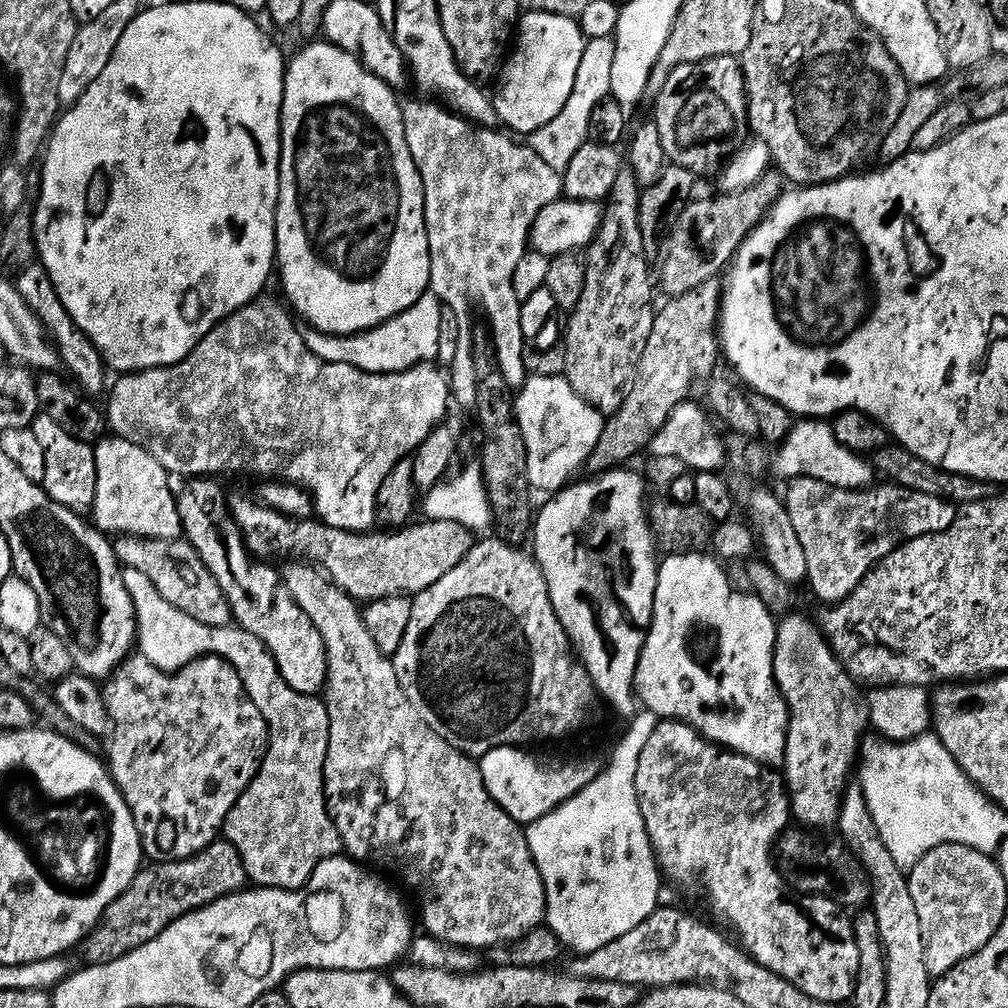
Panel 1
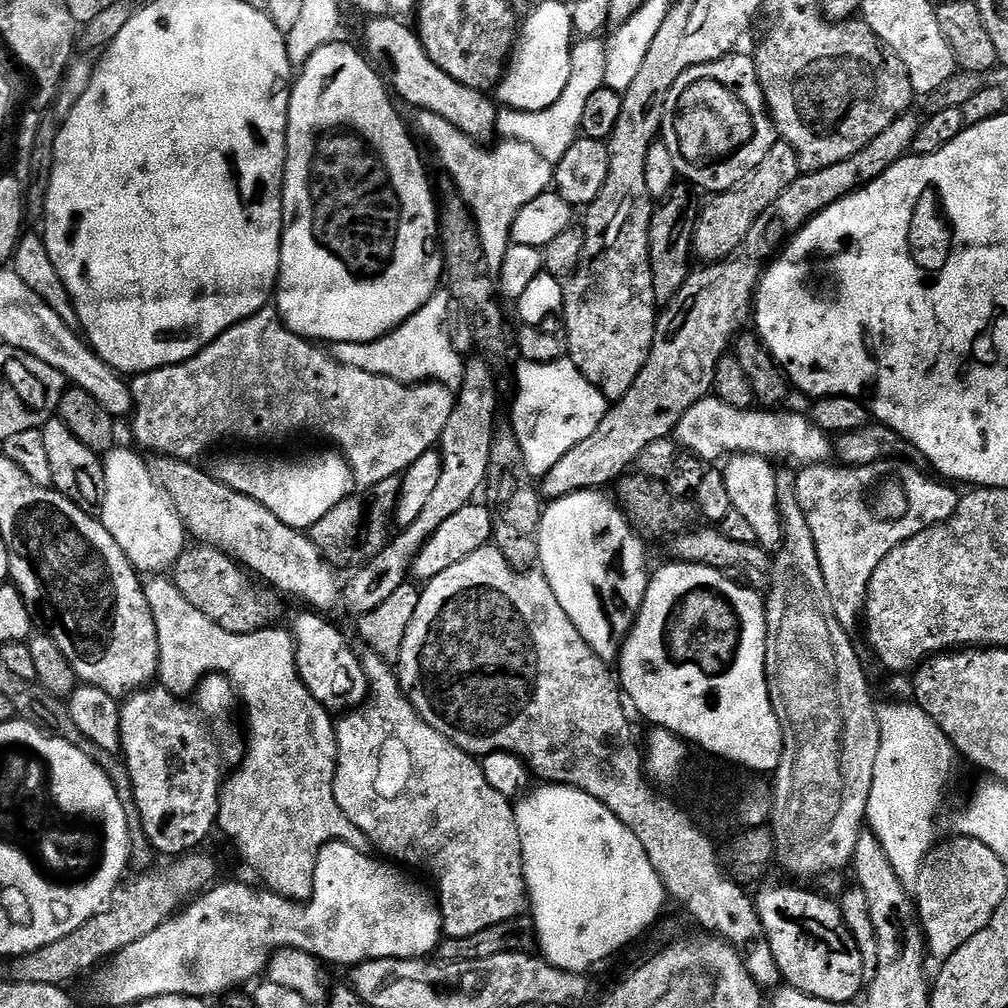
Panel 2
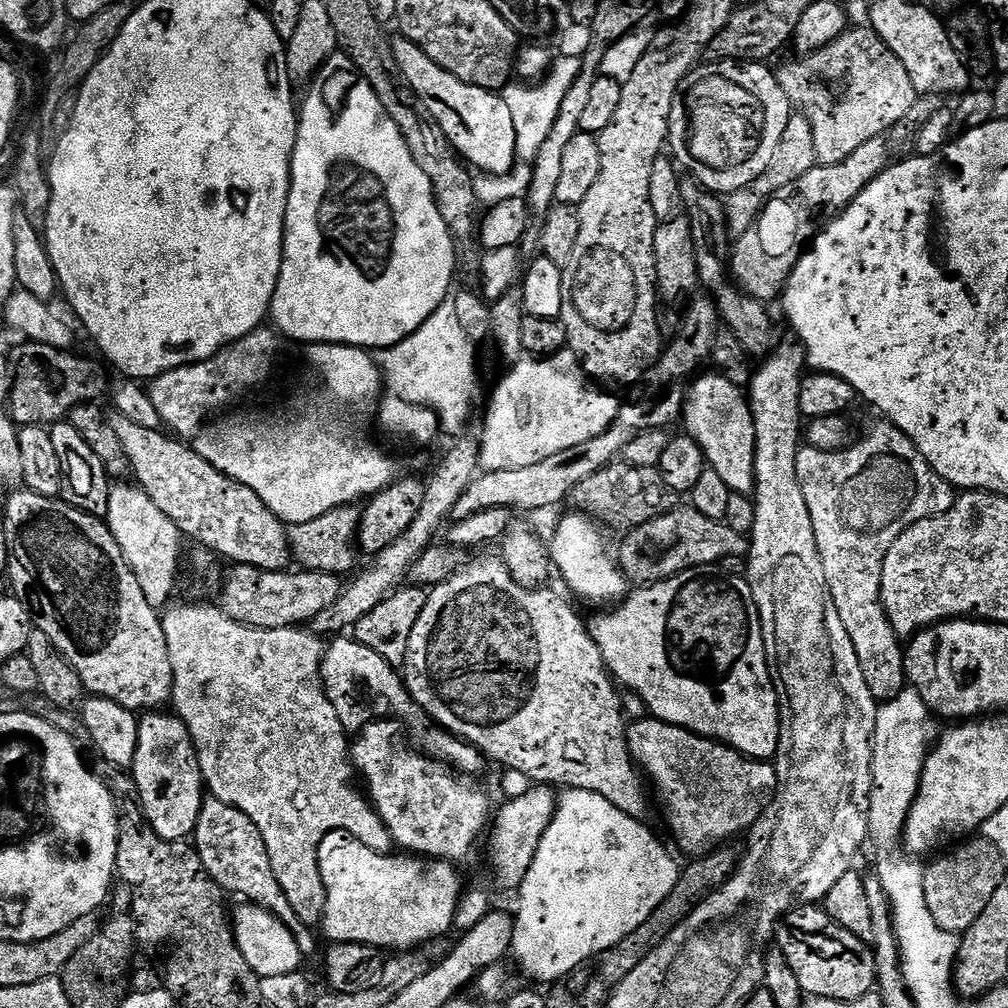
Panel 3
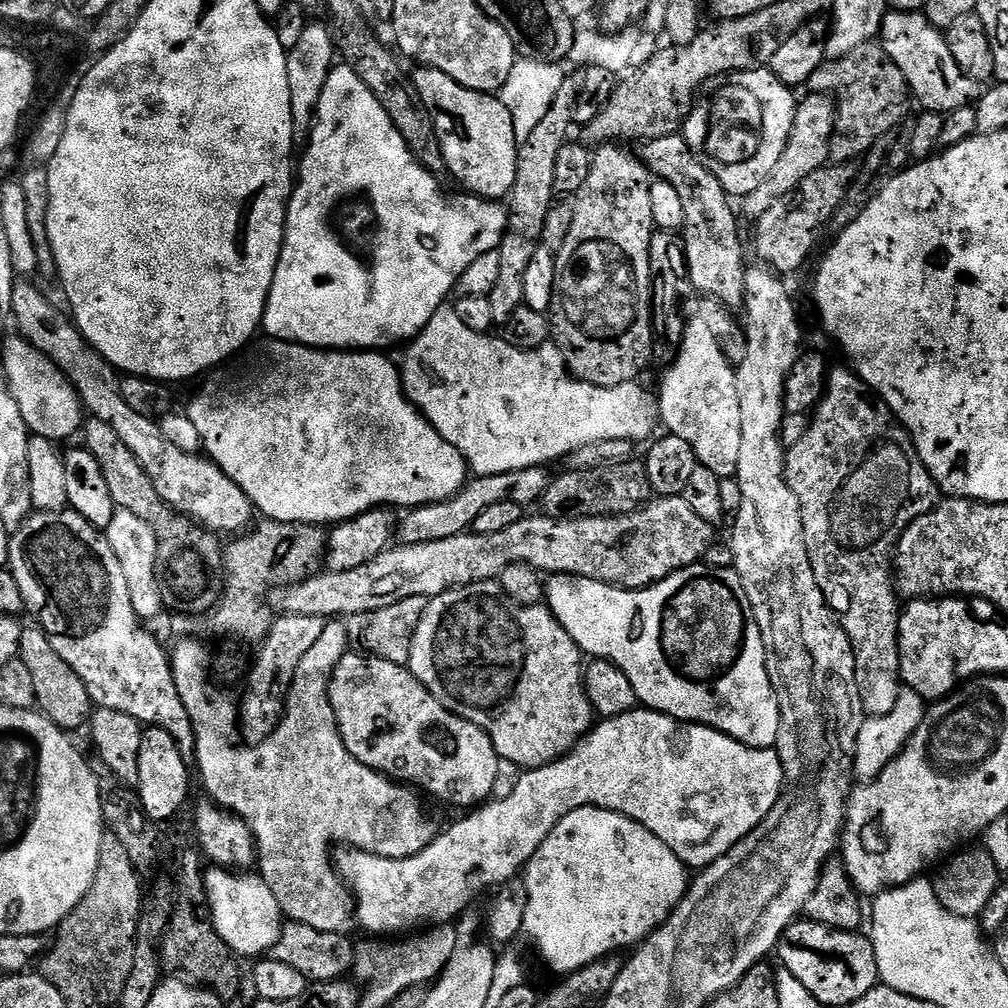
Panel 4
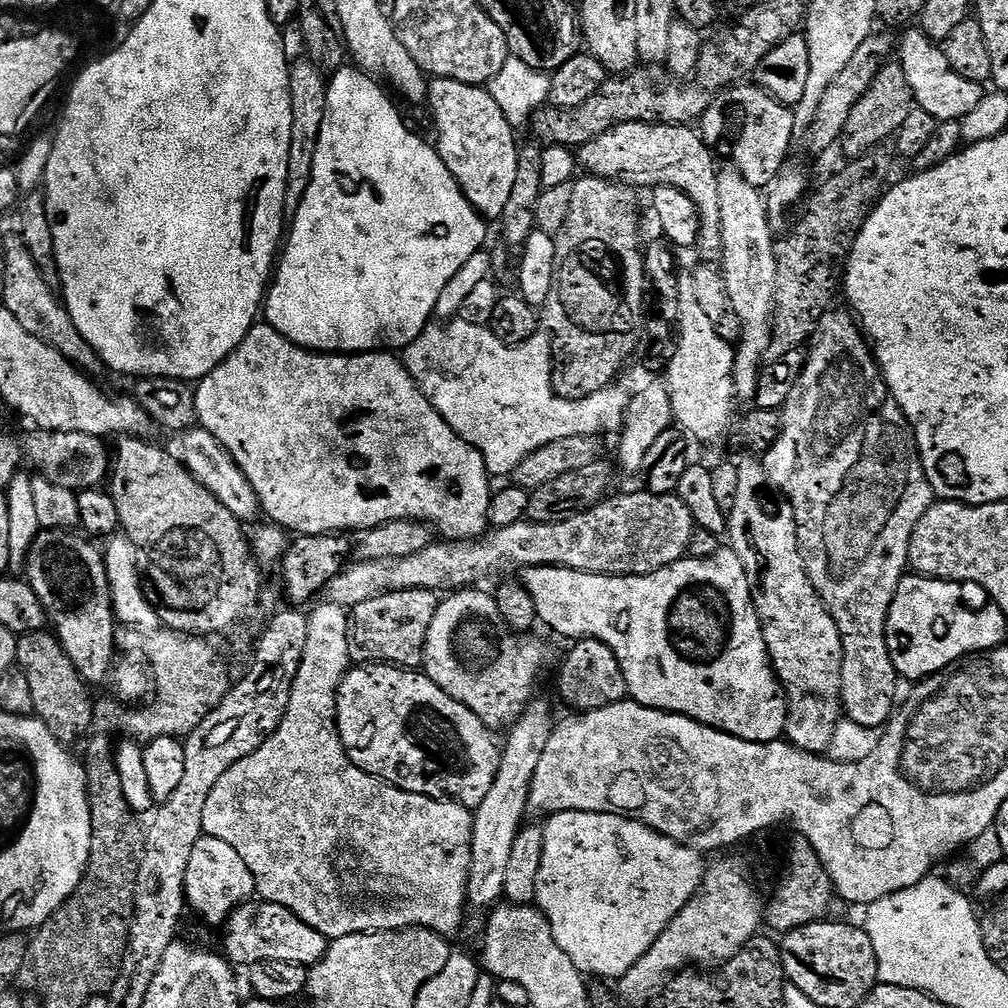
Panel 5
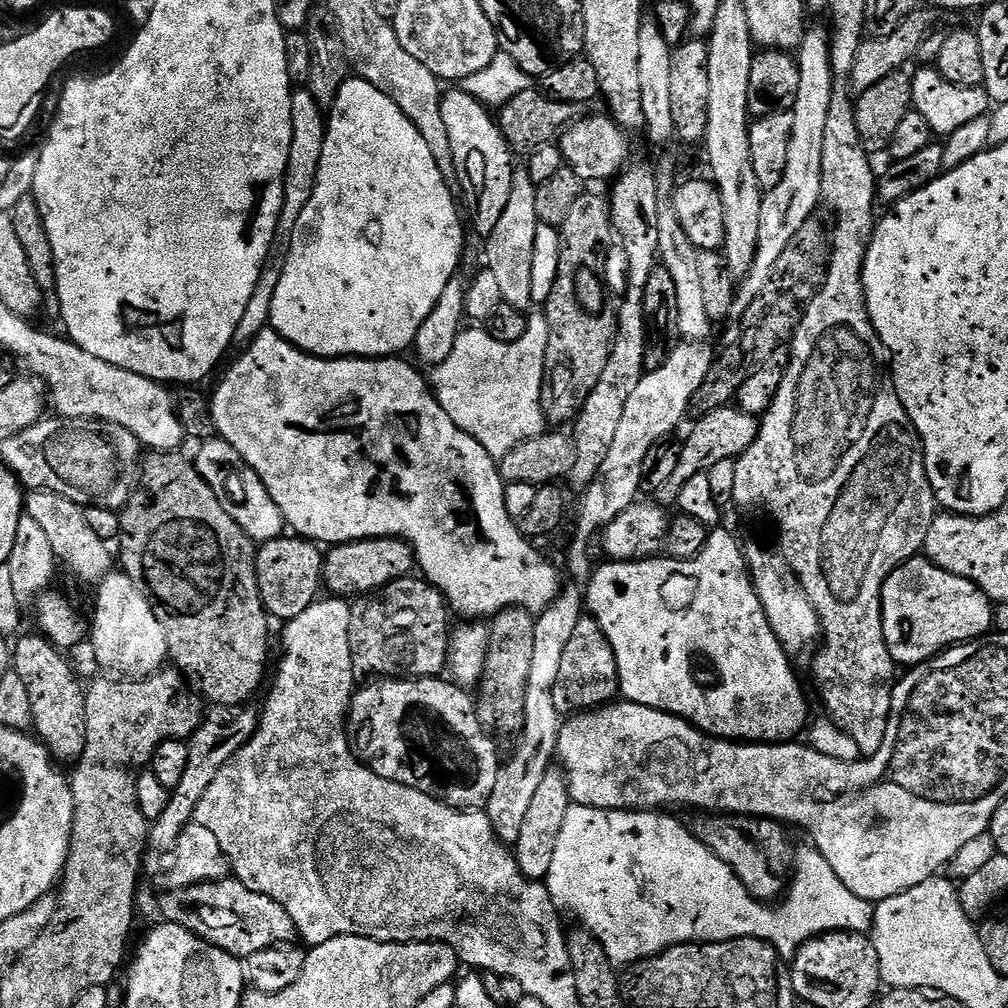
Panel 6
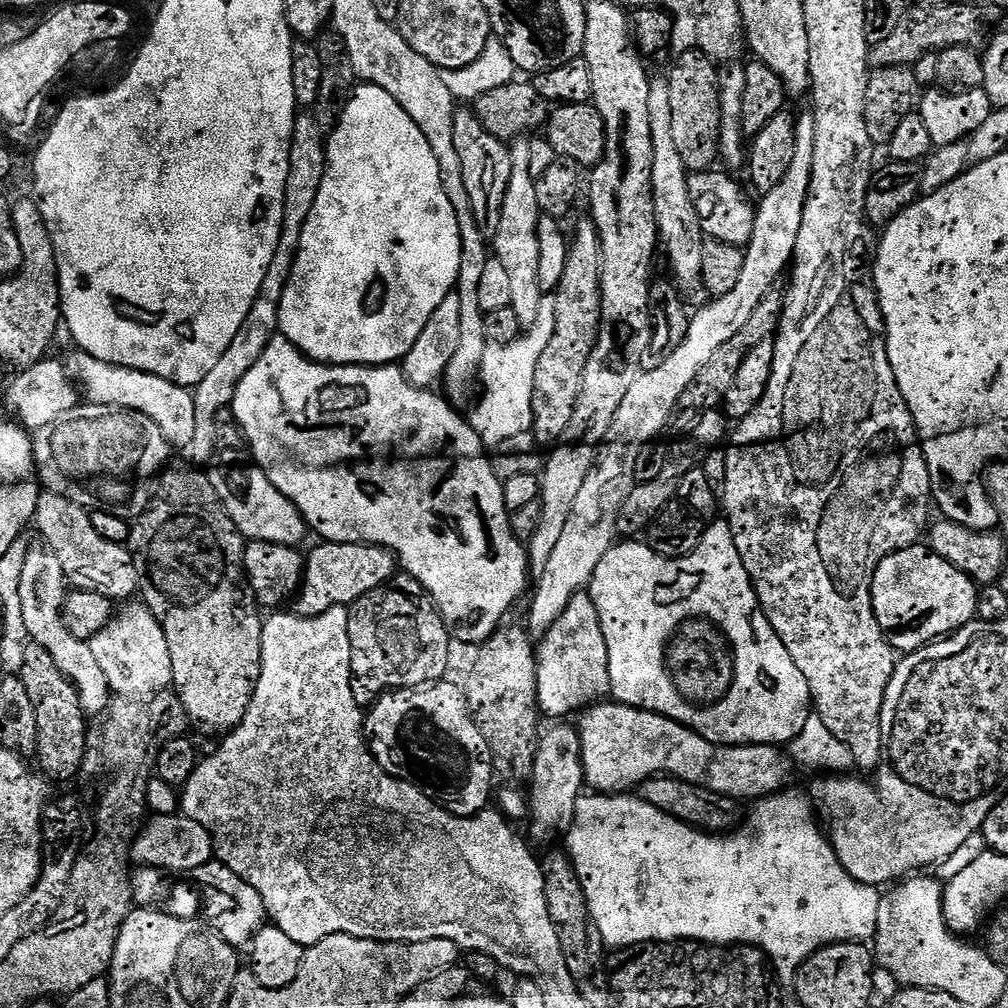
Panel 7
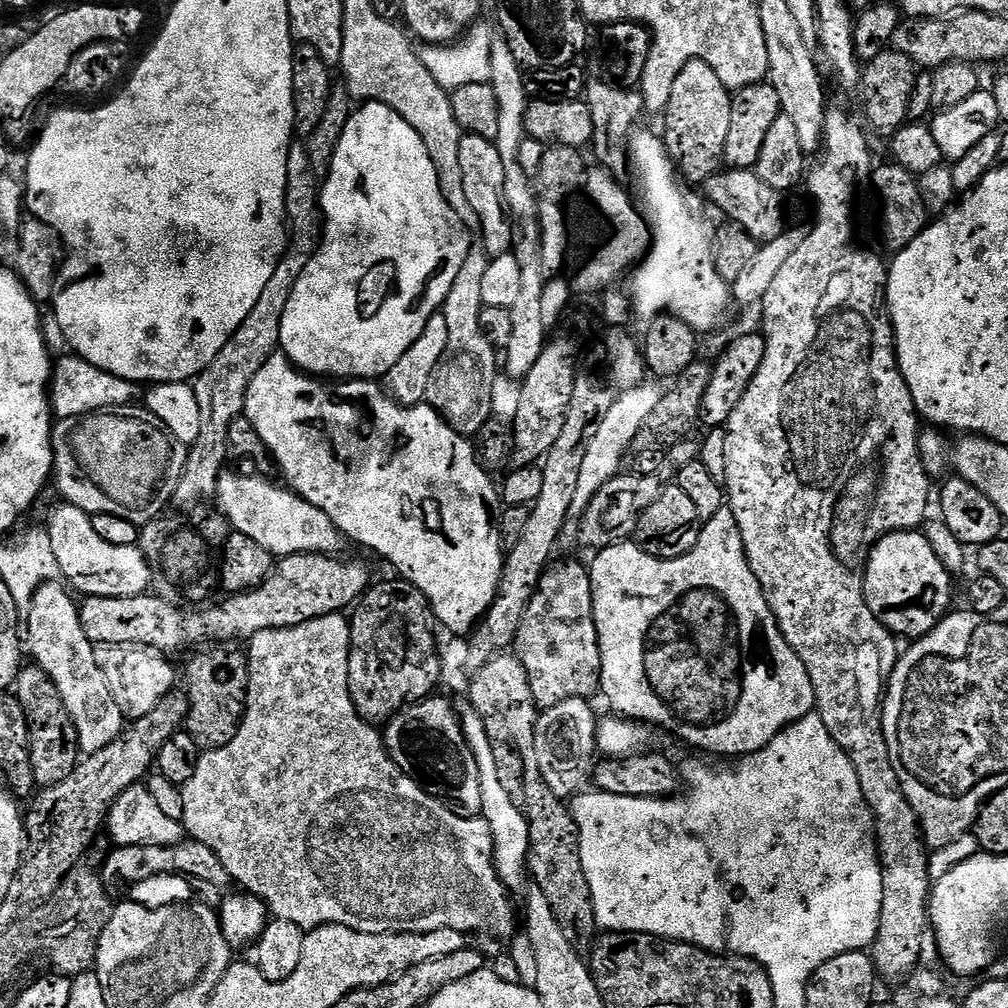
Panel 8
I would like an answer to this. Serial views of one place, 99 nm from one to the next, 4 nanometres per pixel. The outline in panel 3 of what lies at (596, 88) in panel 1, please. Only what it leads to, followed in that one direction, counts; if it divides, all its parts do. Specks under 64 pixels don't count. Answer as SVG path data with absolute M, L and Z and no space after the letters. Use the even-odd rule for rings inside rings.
M560 56L539 82L533 83L531 86L512 82L503 89L504 101L506 106L510 106L510 115L514 118L516 154L521 161L535 160L538 150L542 150L542 142L546 142L550 130L554 130L554 118L558 118L558 110L562 110L562 98L566 98L570 86L574 86L574 82L578 78L581 63L582 60L578 57Z

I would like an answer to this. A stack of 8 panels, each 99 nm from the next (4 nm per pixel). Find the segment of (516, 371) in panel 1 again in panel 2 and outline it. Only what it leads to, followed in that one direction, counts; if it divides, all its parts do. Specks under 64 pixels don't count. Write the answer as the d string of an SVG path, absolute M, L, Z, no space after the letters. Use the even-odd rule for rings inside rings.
M417 111L415 115L415 131L418 136L420 131L419 139L428 140L437 162L448 171L449 178L456 183L456 188L460 191L459 199L476 221L476 230L480 235L489 269L500 269L502 258L506 258L508 245L512 243L514 218L518 218L522 206L534 202L534 198L553 187L553 165L548 164L546 158L542 158L532 146L526 146L517 140L501 139L500 144L485 146L462 134L458 126L446 122L446 118L438 114Z

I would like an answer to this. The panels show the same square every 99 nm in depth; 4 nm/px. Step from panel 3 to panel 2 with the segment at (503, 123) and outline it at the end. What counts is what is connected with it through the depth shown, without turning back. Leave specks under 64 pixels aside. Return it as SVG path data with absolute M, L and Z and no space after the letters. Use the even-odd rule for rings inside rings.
M389 14L371 17L365 24L368 25L364 28L363 55L387 81L397 97L400 95L406 103L413 104L413 109L433 112L446 118L446 122L458 126L458 130L462 130L462 134L466 134L471 140L488 142L493 139L491 136L496 132L497 105L485 93L454 82L450 74L434 66L419 35L409 25L408 29L403 19Z

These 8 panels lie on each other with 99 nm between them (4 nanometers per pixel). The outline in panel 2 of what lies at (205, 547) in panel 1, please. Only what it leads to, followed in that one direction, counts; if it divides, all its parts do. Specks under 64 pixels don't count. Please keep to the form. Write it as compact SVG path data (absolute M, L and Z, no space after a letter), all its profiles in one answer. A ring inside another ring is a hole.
M304 610L290 625L292 639L296 641L296 669L302 682L314 694L314 698L329 713L344 714L360 707L368 699L368 676L364 673L361 657L356 656L348 640L323 615Z

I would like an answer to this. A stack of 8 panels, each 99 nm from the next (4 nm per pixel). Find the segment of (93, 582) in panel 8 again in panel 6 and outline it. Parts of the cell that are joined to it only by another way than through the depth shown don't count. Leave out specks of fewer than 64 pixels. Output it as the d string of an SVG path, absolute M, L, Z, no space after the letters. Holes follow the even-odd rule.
M32 490L26 496L26 512L38 522L38 526L42 526L46 538L50 538L50 546L63 563L65 560L74 571L80 572L84 580L99 582L104 579L110 568L108 552L104 549L107 548L106 541L90 530L81 505L57 492Z

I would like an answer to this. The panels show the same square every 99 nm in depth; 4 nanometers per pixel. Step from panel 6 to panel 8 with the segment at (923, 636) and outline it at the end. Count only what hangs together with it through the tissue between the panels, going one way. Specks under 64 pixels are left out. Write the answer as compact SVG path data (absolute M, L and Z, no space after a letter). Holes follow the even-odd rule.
M923 531L888 532L872 547L864 568L866 606L887 632L915 642L934 630L953 607L952 580L953 573L934 554L934 546L930 546Z

